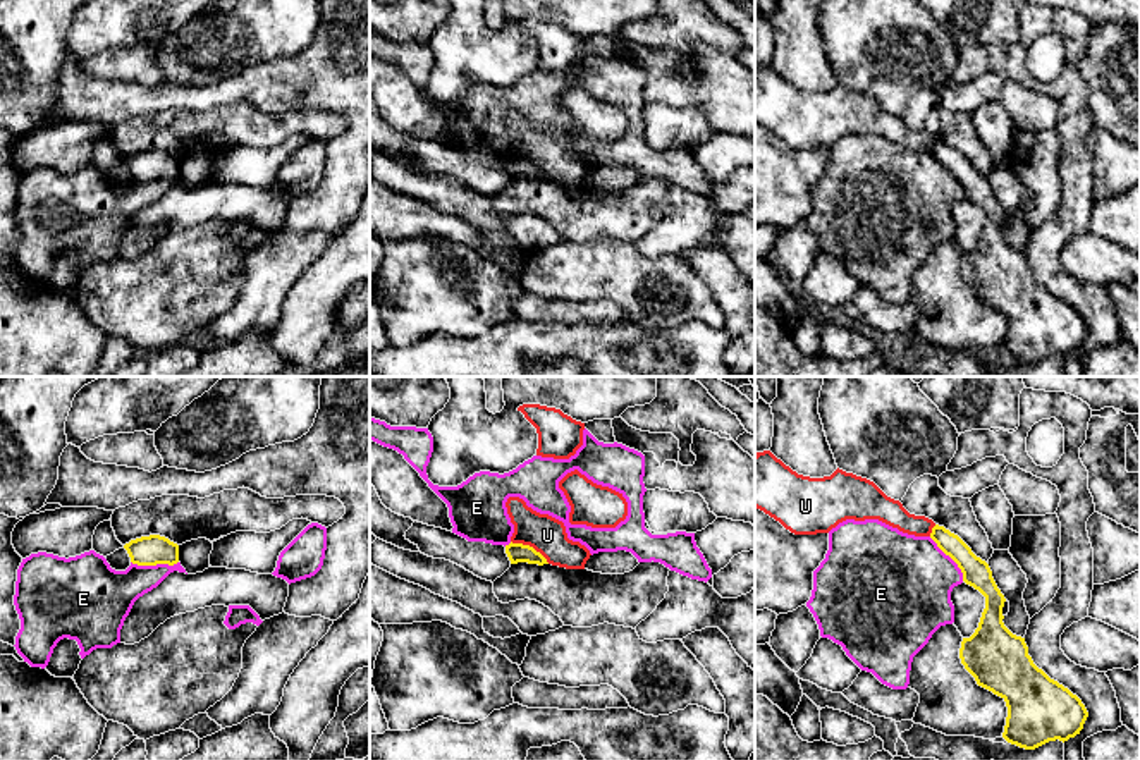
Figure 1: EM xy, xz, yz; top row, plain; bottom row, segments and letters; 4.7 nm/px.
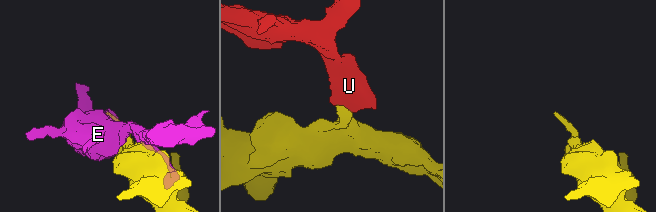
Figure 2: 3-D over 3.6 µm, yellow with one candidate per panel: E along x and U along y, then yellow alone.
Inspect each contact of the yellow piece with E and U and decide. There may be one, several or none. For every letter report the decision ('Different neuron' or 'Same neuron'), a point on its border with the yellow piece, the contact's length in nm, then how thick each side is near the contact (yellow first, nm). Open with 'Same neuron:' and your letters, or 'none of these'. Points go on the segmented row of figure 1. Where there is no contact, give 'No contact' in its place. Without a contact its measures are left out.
Same neuron: none of these
E: Different neuron. Touches yellow at xy (155, 564). Shared border 220 nm. Thickness 140 nm (yellow) against 220 nm
U: Different neuron. Touches yellow at xz (528, 545). Shared border 220 nm. Thickness 90 nm (yellow) against 180 nm

